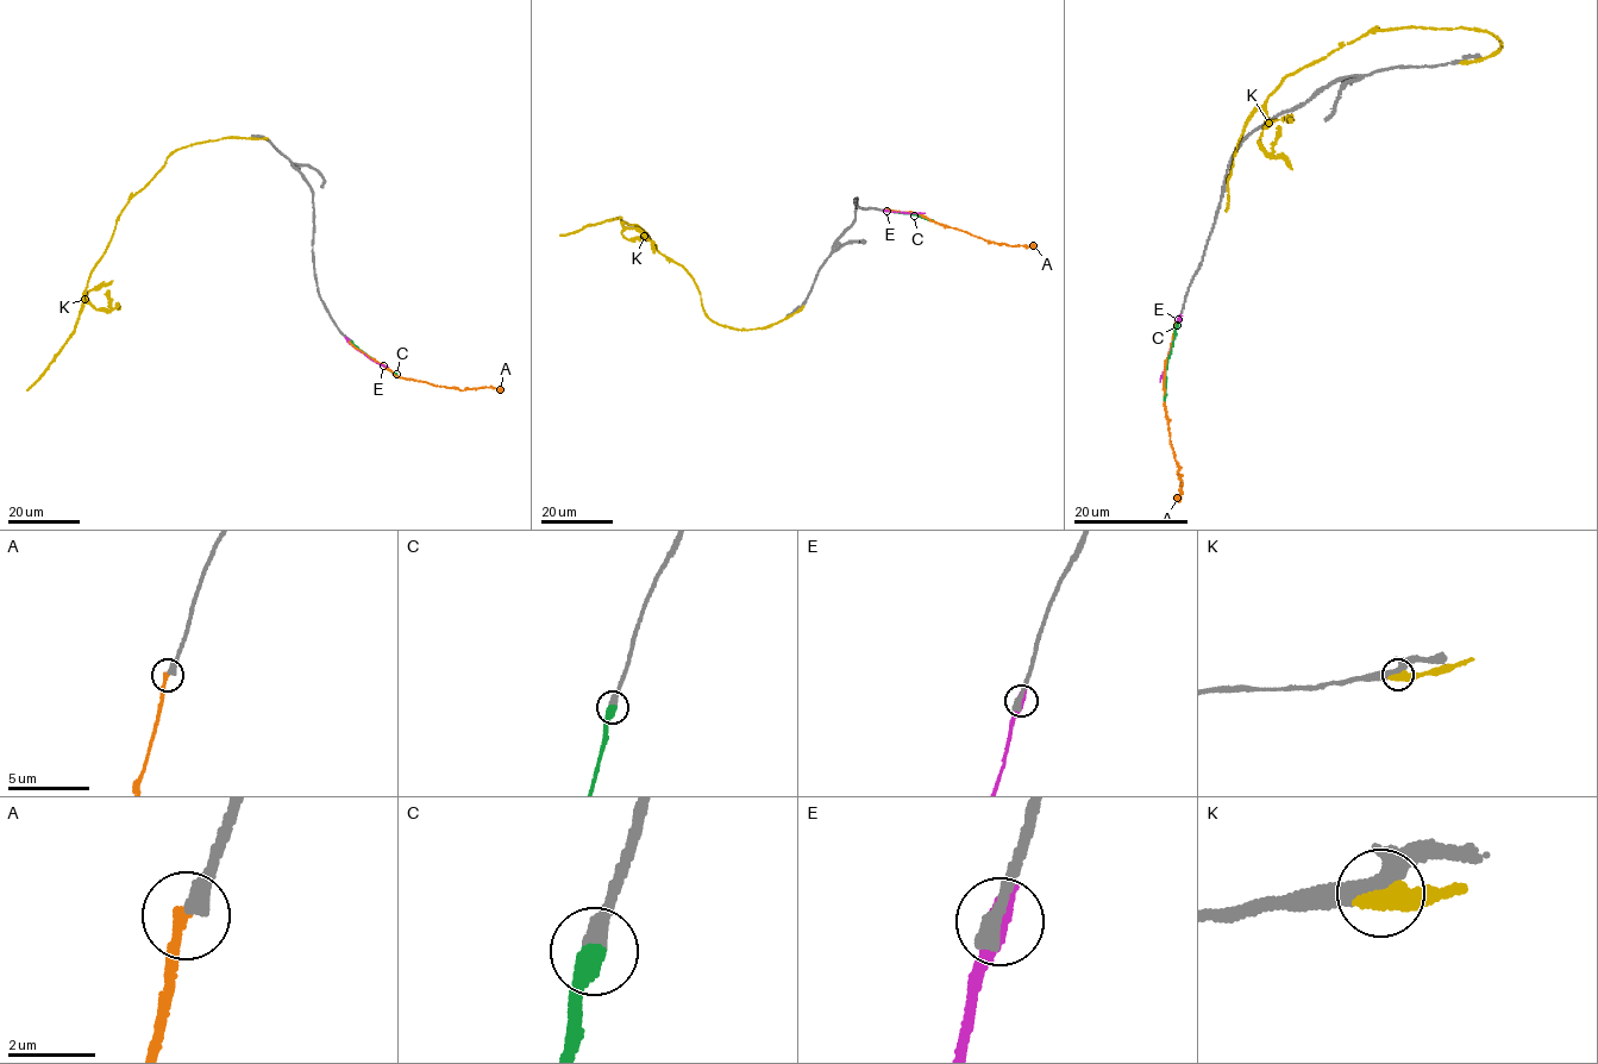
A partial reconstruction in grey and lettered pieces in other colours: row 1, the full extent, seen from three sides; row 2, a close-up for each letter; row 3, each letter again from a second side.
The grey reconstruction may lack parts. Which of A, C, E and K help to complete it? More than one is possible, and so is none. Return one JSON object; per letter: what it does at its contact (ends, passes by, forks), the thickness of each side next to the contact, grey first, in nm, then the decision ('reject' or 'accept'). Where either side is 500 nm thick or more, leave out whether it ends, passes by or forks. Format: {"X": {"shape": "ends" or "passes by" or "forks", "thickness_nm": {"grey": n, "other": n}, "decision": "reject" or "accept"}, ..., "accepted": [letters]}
{"A": {"shape": "ends", "thickness_nm": {"grey": 380, "other": 240}, "decision": "reject"}, "C": {"shape": "ends", "thickness_nm": {"grey": 400, "other": 480}, "decision": "accept"}, "E": {"thickness_nm": {"grey": 440, "other": 550}, "decision": "reject"}, "K": {"shape": "ends", "thickness_nm": {"grey": 360, "other": 440}, "decision": "reject"}, "accepted": ["C"]}

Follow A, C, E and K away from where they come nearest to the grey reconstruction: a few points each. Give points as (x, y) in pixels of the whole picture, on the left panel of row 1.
A: (349, 342), (396, 376), (462, 389), (486, 387), (502, 390)
C: (350, 340), (396, 374)
E: (348, 339), (370, 358), (388, 367)
K: (265, 138), (200, 142), (168, 157), (118, 216), (108, 244), (88, 279), (71, 337), (26, 390)

